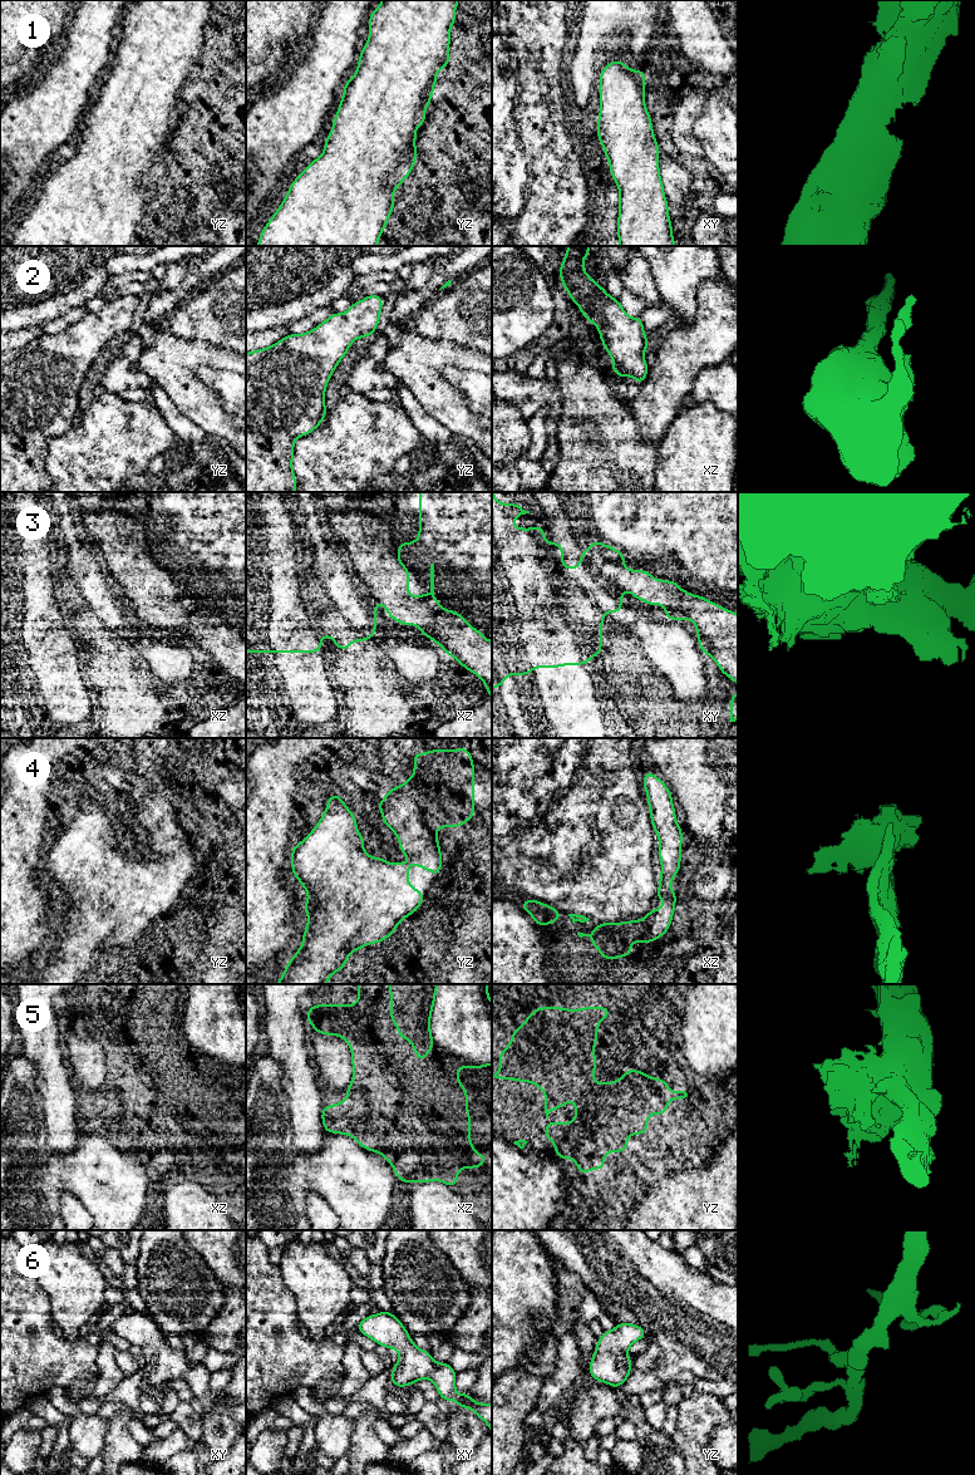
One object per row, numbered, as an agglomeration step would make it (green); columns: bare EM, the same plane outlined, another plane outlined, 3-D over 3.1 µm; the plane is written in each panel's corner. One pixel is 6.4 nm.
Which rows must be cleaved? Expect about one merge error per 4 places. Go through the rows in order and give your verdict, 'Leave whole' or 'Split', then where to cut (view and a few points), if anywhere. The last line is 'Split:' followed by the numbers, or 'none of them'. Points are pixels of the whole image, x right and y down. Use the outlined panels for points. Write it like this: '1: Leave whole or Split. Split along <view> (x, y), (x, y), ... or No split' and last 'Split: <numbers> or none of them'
1: Leave whole. No split
2: Leave whole. No split
3: Split. Split along xz (387, 492), (365, 512), (359, 537), (368, 578), (368, 639)
4: Leave whole. No split
5: Leave whole. No split
6: Leave whole. No split
Split: 3

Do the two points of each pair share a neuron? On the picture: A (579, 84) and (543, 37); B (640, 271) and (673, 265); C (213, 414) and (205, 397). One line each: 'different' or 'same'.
A: different
B: different
C: same

